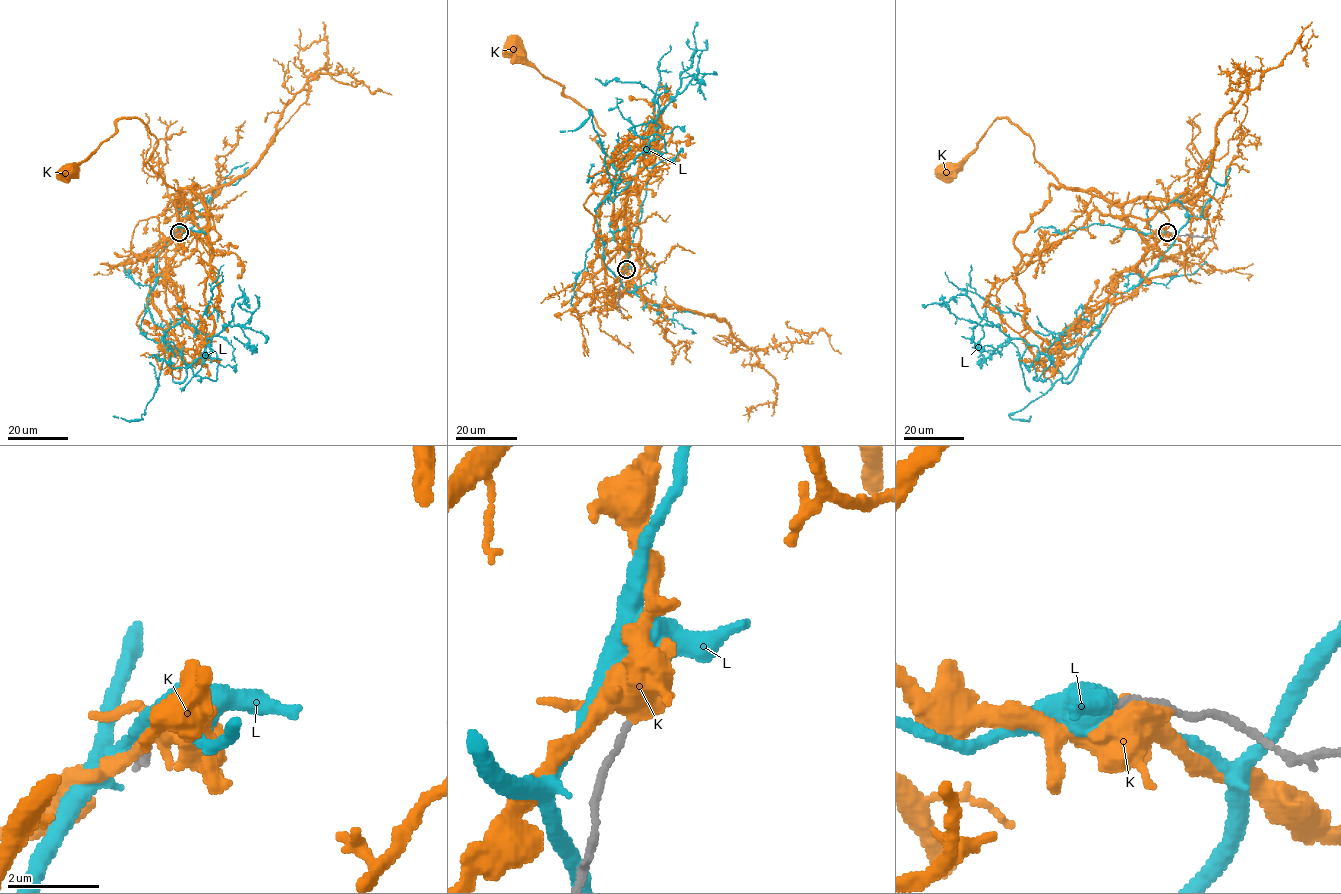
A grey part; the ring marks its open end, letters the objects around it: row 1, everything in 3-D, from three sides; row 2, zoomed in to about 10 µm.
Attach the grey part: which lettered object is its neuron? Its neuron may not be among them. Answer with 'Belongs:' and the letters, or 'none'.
Belongs: none

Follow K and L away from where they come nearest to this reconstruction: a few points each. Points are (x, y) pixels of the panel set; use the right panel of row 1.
K: (1168, 232), (1155, 233), (1145, 219), (1112, 215), (1111, 203), (1064, 187), (1008, 119), (997, 118), (950, 167)
L: (1166, 232), (1172, 245), (1107, 305), (1070, 382), (1035, 346), (983, 319), (966, 296), (922, 304)

